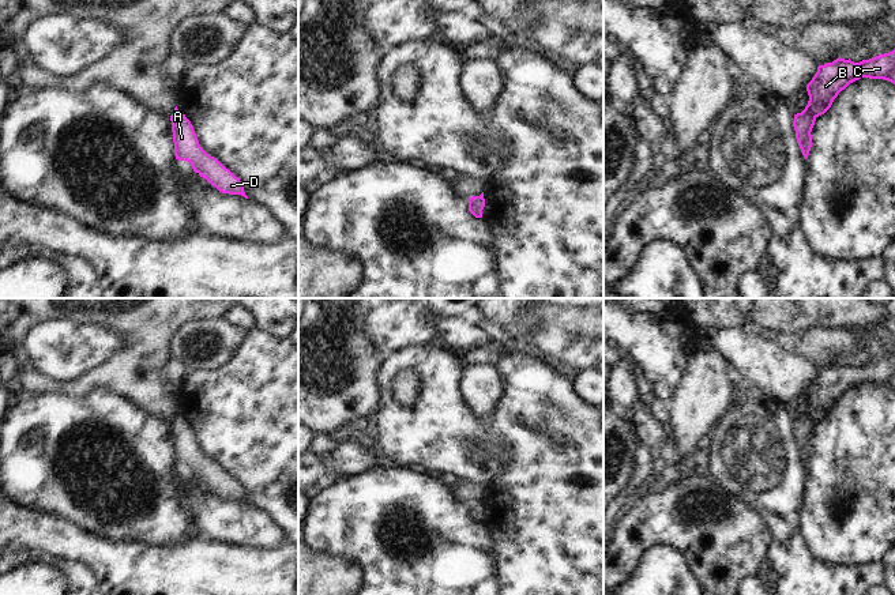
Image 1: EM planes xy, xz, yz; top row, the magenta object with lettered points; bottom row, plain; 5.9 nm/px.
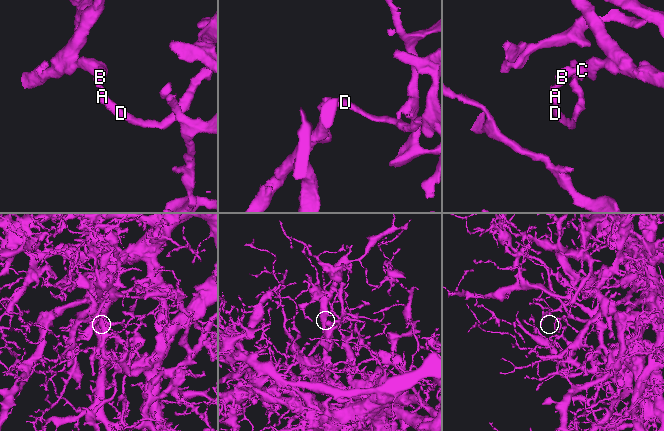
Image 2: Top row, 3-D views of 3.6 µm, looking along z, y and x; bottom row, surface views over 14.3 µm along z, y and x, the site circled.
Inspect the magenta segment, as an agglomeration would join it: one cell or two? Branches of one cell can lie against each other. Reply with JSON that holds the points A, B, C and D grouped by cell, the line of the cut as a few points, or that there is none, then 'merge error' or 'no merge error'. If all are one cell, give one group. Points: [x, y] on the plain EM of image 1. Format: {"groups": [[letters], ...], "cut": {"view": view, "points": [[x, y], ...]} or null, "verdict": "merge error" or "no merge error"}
{"groups": [["A", "D"], ["B", "C"]], "cut": {"view": "yz", "points": [[805, 413], [815, 422]]}, "verdict": "merge error"}

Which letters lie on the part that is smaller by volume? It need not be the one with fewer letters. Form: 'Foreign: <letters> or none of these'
Foreign: A, D

